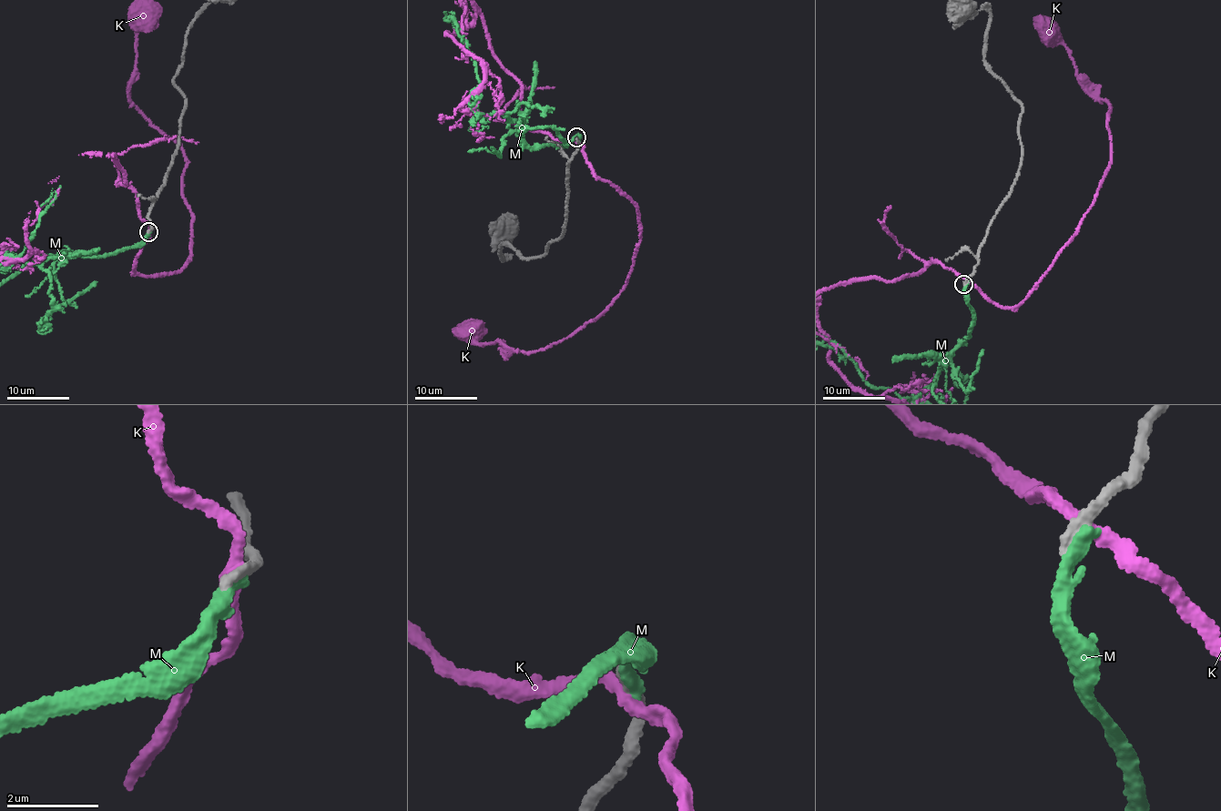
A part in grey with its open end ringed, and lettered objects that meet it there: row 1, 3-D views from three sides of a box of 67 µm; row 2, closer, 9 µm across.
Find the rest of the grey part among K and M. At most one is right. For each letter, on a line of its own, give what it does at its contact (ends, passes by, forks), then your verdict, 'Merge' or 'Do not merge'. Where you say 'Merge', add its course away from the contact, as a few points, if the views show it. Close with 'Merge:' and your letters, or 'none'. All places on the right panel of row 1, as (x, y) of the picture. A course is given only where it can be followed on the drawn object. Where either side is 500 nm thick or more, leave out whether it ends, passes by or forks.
K: It passes by. Do not merge
M: It ends there. Do not merge
Merge: none

